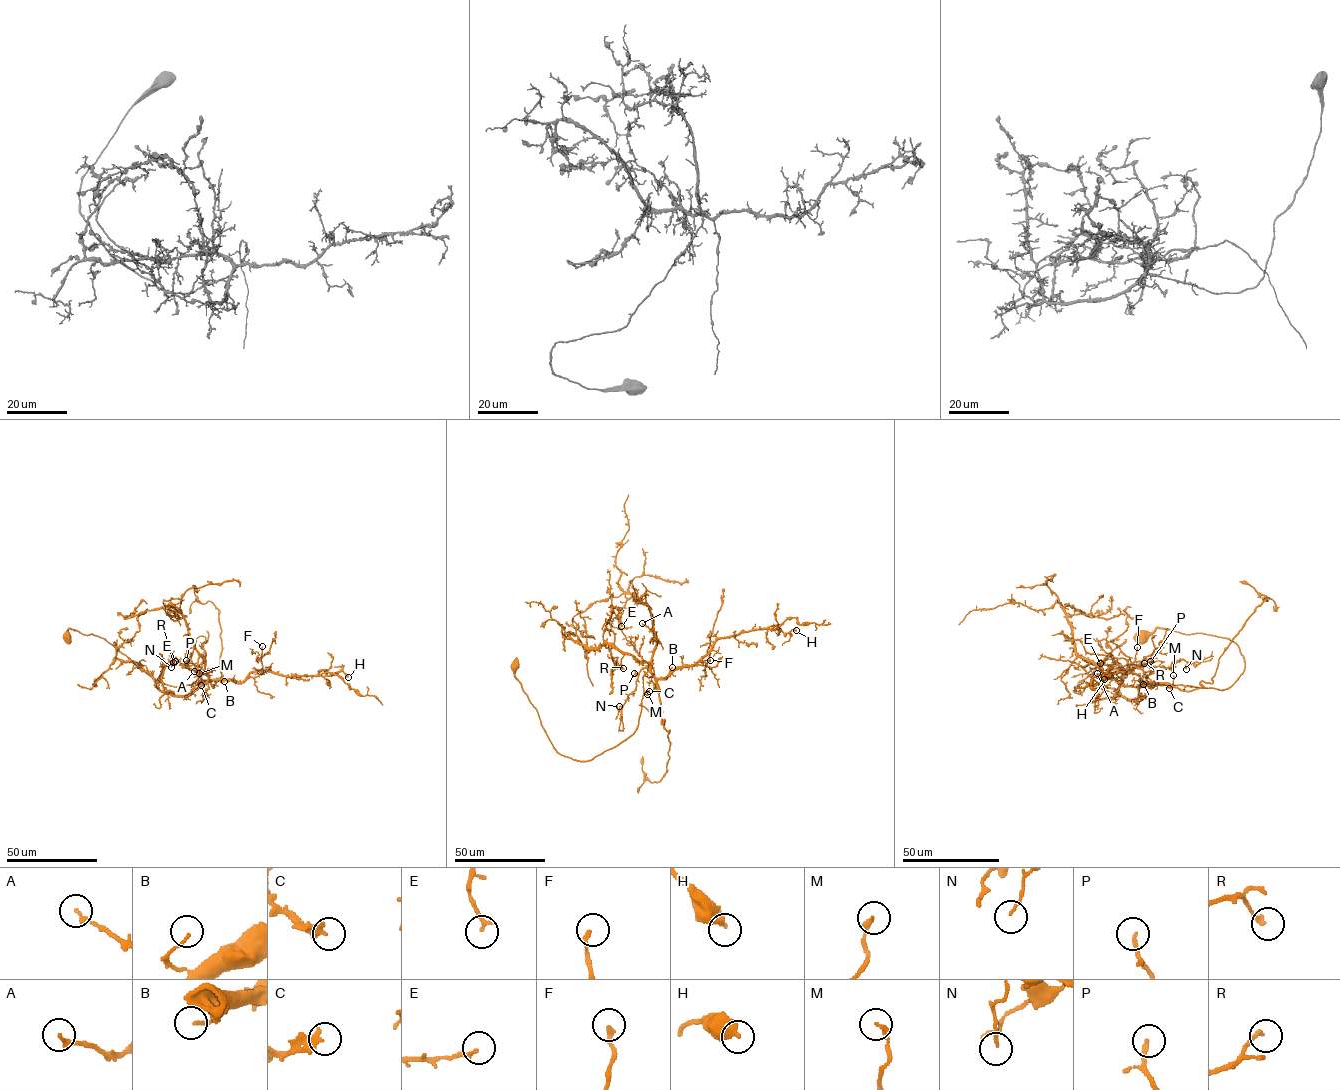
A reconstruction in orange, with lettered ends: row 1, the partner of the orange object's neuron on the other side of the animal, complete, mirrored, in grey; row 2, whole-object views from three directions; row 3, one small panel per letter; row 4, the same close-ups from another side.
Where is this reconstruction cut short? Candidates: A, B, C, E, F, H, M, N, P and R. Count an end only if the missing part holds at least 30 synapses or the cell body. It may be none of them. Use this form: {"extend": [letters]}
{"extend": []}

